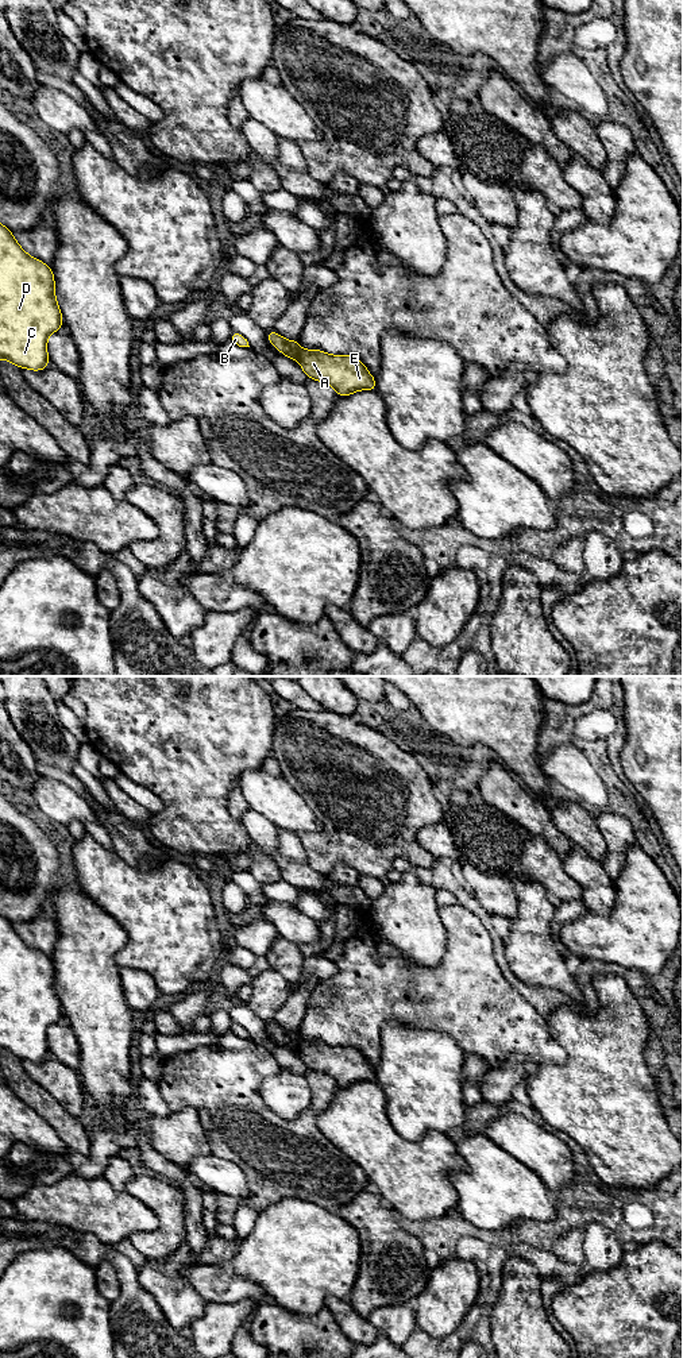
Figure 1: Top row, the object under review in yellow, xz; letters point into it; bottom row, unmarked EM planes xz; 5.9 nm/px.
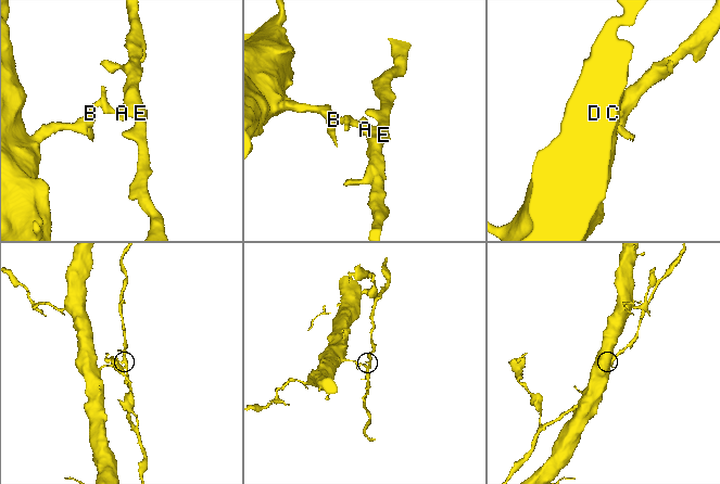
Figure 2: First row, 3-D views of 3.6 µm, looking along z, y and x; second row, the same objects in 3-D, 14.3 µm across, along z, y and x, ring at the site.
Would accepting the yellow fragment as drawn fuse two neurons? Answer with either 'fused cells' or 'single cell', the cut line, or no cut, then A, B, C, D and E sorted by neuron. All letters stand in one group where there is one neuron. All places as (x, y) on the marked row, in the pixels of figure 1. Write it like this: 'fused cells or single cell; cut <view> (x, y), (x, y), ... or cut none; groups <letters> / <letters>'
fused cells; cut xz (301, 350), (296, 358); groups A E / B C D

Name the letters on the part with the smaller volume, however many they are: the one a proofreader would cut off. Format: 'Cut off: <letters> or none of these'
Cut off: A, E

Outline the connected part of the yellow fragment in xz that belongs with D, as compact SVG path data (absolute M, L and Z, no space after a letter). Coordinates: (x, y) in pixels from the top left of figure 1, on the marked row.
M0 224L0 359L32 371L50 366L47 337L63 325L54 288L51 267L28 255Z

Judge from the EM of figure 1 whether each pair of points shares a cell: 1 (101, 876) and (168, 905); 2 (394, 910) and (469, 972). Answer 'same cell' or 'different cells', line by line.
1: same cell
2: different cells

